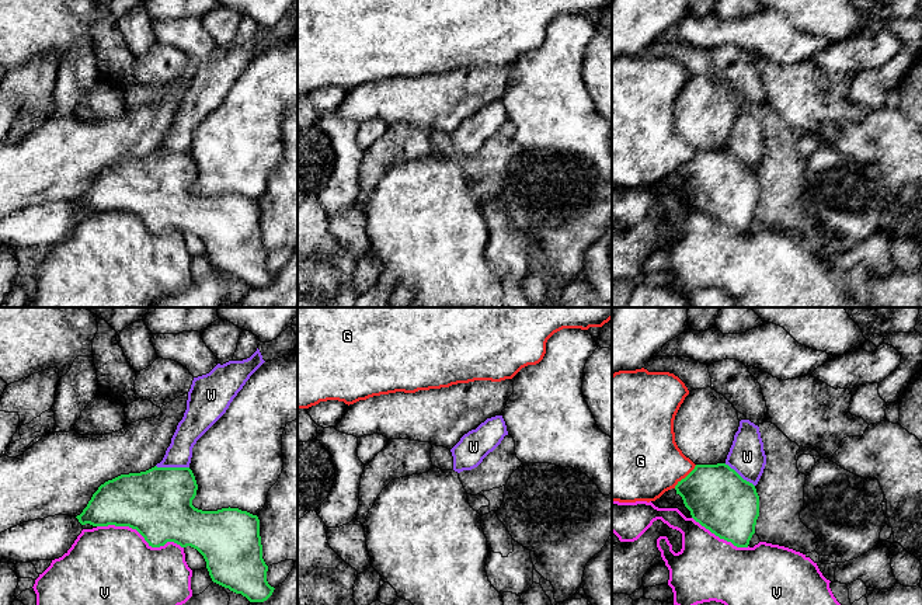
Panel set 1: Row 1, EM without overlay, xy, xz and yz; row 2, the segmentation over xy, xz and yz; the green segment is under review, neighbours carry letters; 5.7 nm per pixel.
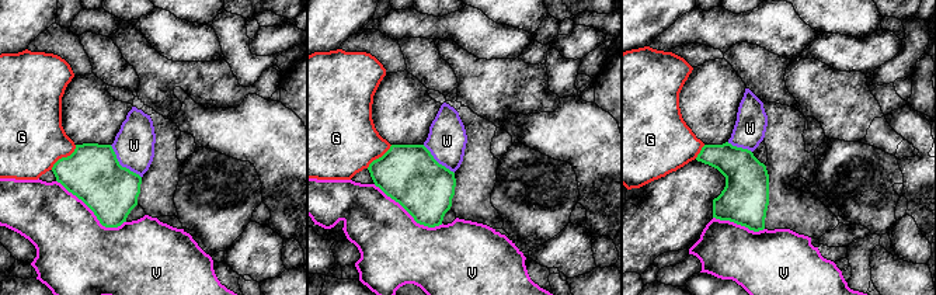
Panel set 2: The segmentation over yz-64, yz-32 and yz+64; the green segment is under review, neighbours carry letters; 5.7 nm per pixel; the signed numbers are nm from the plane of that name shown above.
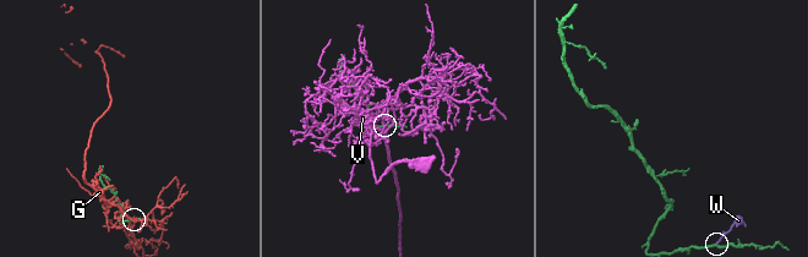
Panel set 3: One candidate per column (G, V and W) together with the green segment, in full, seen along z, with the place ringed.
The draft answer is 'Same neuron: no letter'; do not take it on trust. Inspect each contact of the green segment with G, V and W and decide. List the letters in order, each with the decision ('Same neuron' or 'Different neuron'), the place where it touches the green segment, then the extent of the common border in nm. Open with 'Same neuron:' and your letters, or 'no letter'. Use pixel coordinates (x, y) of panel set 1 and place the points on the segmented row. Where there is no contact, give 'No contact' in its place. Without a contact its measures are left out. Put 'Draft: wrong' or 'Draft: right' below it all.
Same neuron: no letter
G: Different neuron. Touches green at yz (686, 476). Shared border 190 nm
V: Different neuron. Touches green at xy (141, 534). Shared border 500 nm
W: Different neuron. Touches green at xy (173, 468). Shared border 190 nm
Draft: right

